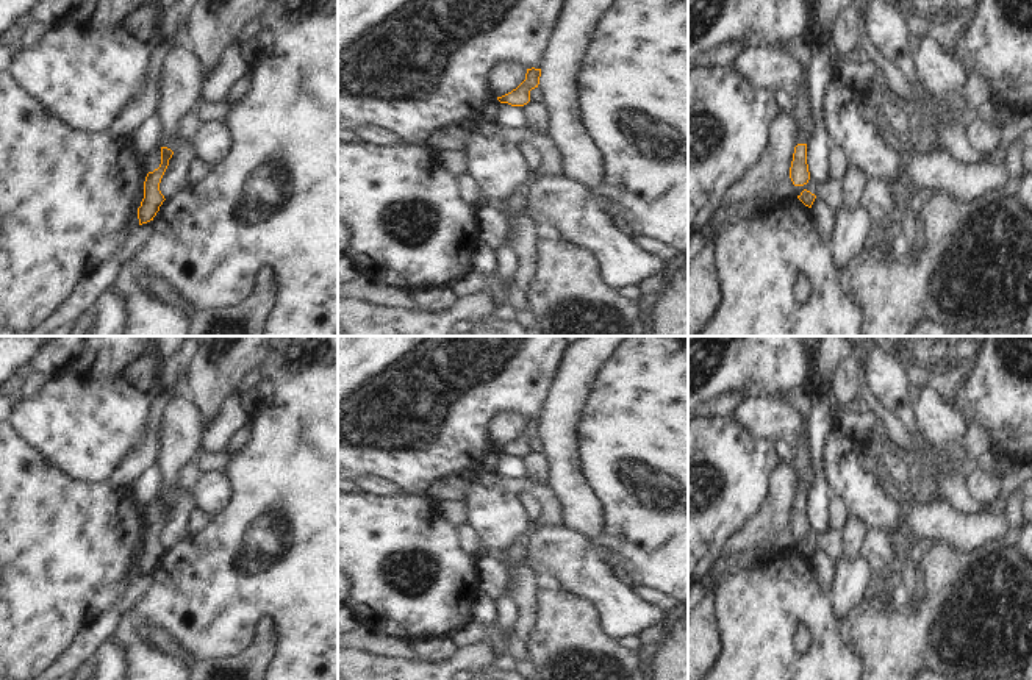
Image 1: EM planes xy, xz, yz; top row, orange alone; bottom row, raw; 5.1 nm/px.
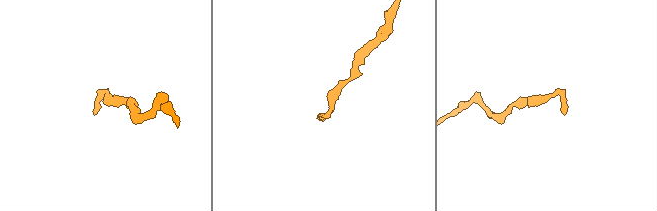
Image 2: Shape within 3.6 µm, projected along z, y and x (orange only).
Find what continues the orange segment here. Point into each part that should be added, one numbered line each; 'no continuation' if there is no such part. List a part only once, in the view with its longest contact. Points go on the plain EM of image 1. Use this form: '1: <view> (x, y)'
1: yz (762, 416)

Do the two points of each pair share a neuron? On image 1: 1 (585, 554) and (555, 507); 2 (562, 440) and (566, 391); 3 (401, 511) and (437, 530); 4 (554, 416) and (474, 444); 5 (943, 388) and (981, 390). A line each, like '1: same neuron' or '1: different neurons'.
1: different neurons
2: same neuron
3: same neuron
4: different neurons
5: different neurons

